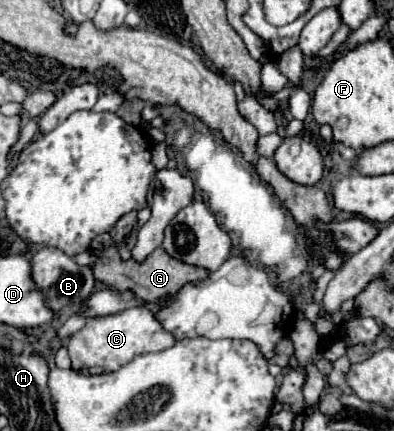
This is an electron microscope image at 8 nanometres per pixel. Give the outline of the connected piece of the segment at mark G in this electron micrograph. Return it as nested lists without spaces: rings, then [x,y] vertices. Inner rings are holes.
[[[114,245],[106,247],[96,261],[94,267],[94,277],[96,281],[104,283],[106,287],[114,287],[120,293],[132,293],[144,301],[162,301],[162,305],[166,305],[168,299],[174,299],[174,295],[186,285],[186,283],[198,283],[202,279],[206,279],[208,271],[202,267],[194,267],[194,265],[186,265],[178,259],[172,259],[170,255],[166,255],[164,249],[156,249],[144,263],[134,263],[130,261],[122,261],[118,255],[118,249]]]

